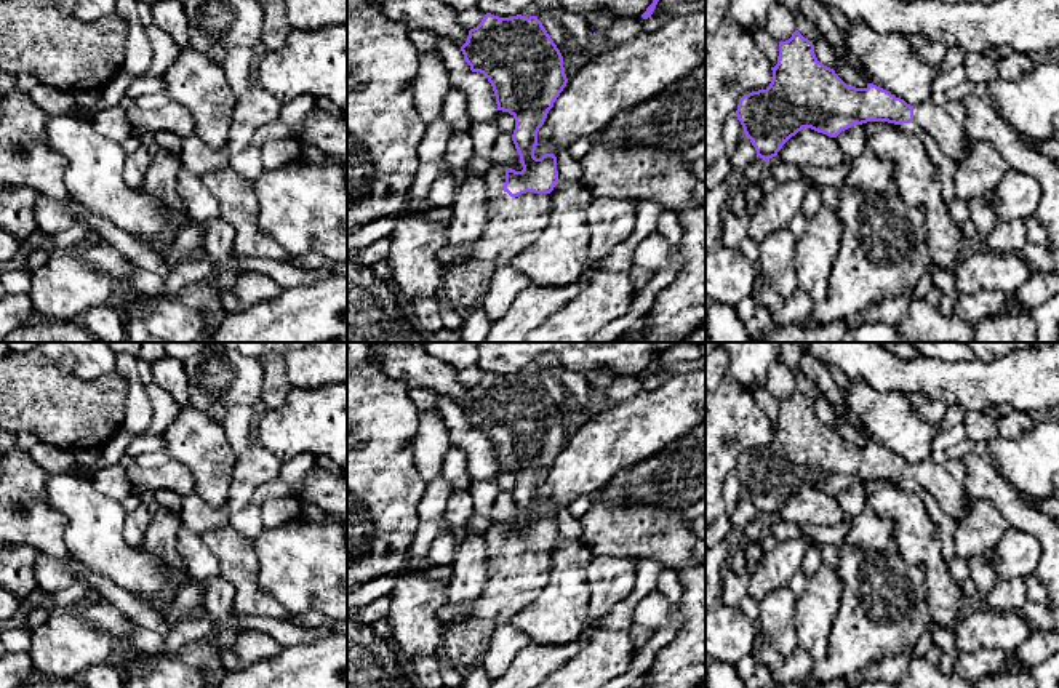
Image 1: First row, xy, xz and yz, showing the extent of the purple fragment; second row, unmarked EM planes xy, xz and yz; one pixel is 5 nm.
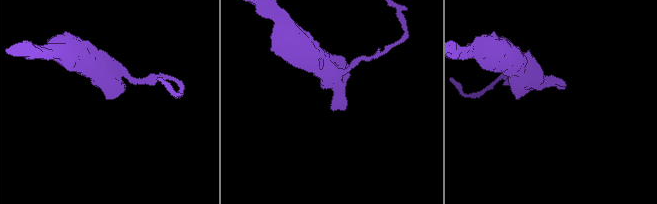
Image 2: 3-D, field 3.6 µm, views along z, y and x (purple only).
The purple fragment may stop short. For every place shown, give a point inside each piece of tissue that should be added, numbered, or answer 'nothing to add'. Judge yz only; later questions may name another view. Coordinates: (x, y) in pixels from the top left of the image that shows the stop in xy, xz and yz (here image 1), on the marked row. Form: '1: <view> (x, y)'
1: yz (944, 122)

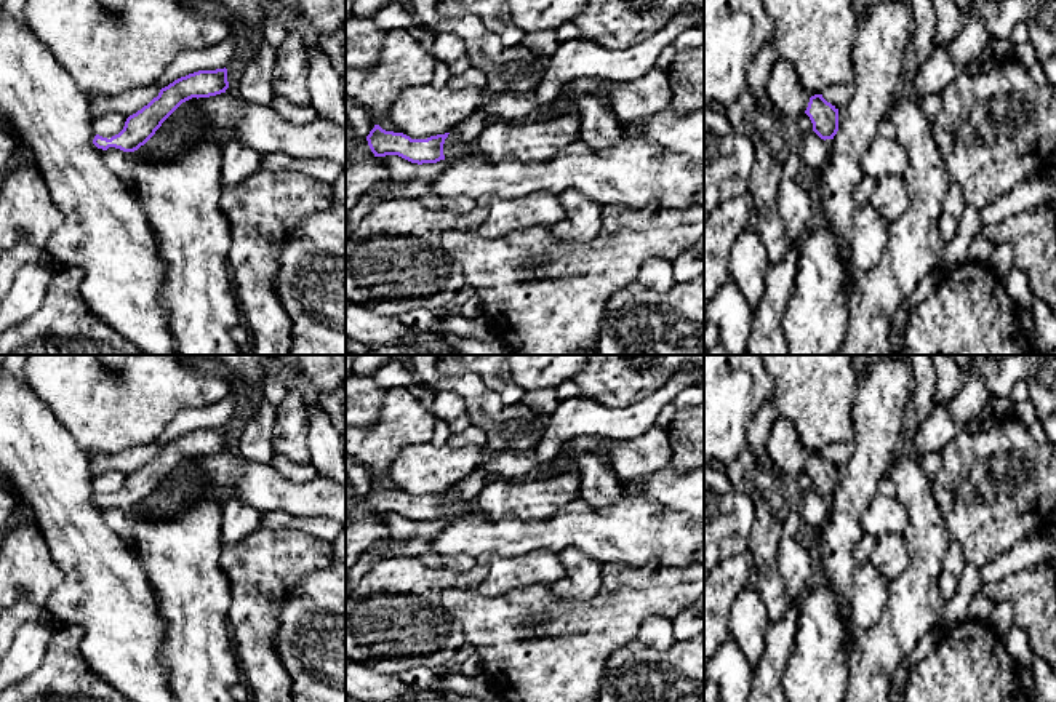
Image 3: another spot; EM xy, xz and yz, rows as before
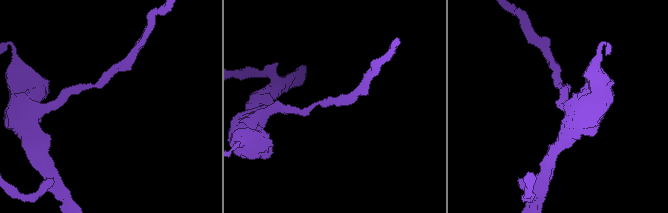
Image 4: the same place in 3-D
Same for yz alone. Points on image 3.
nothing to add

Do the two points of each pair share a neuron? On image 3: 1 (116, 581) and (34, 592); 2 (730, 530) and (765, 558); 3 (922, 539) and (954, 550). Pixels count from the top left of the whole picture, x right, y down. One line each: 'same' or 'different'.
1: different
2: different
3: different

